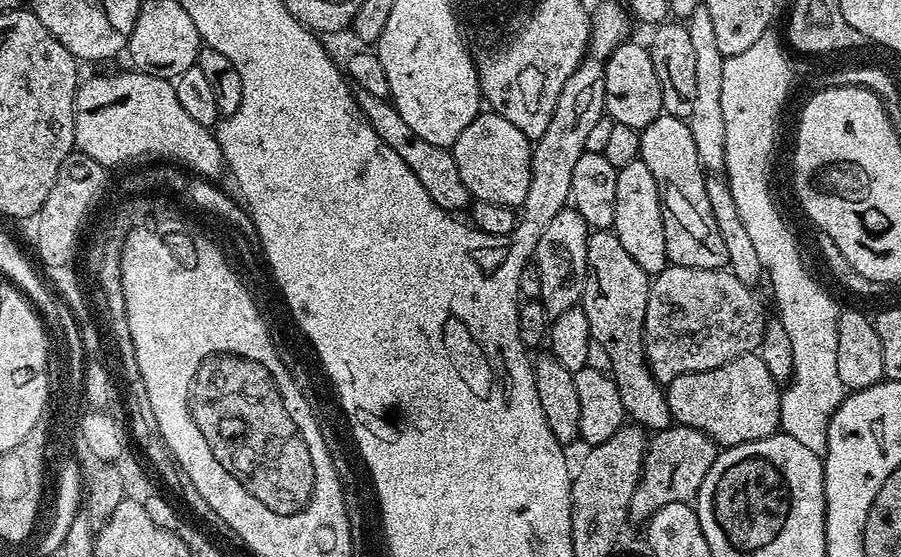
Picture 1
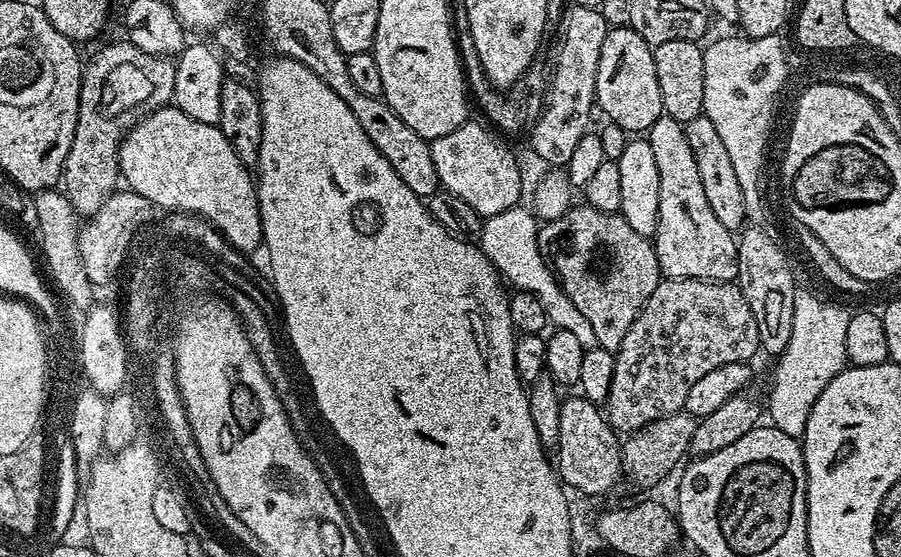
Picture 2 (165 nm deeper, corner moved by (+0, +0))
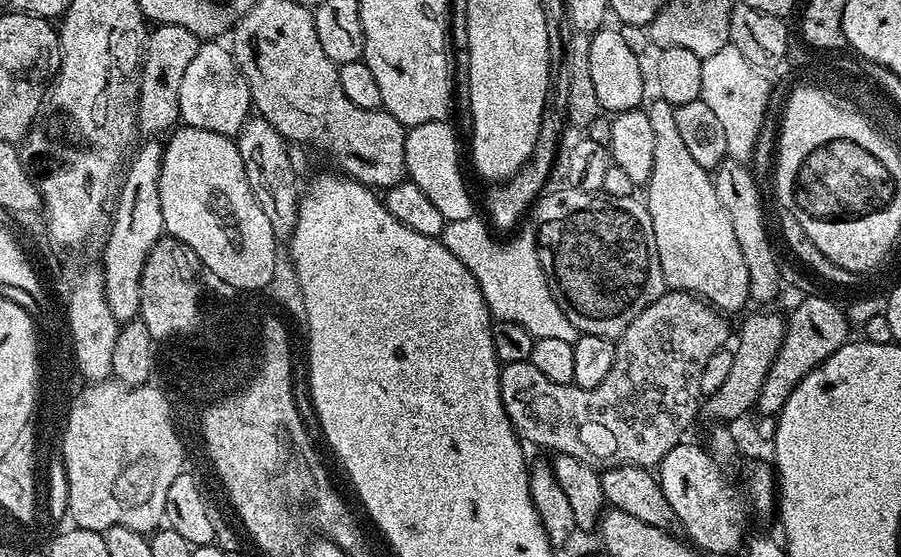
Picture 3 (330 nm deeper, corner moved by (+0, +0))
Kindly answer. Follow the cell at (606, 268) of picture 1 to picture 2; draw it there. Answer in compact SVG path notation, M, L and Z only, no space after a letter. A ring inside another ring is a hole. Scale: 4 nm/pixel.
M573 206L562 218L547 221L552 236L560 236L550 252L550 264L561 290L578 306L594 329L597 345L615 354L650 294L660 285L662 273L653 241L634 234L619 212Z

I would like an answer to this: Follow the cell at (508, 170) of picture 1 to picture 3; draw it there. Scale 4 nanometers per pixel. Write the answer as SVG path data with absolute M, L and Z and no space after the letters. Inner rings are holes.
M448 120L422 122L408 128L406 138L407 179L414 181L418 190L434 202L445 222L458 218L470 218L474 214L472 196L468 193L468 184L464 181L464 172L460 169L460 144L456 141L457 129Z

